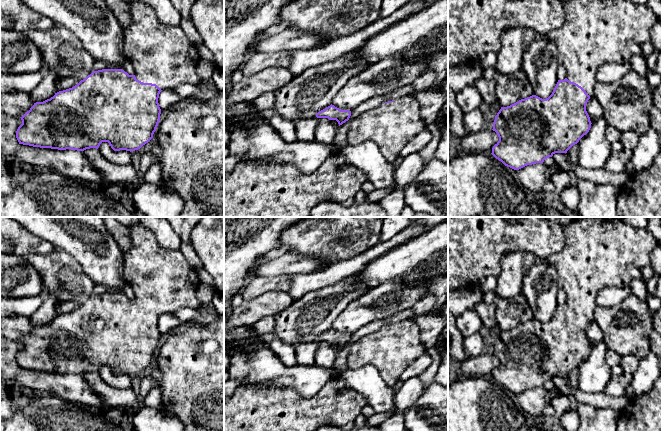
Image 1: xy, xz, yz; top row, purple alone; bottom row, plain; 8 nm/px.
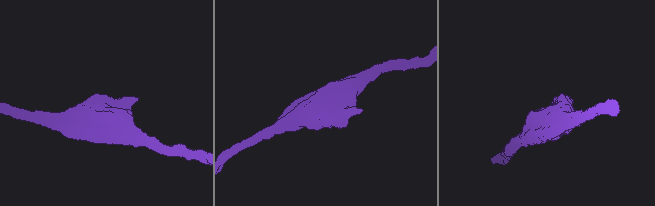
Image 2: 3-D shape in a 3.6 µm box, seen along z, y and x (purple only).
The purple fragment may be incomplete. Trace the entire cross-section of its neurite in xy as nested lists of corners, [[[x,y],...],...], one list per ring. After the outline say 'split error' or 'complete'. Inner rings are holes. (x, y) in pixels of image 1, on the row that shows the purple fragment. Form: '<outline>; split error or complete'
[[[135,0],[130,2],[130,5],[131,5],[131,23],[129,26],[125,27],[123,31],[123,50],[127,60],[132,63],[135,70],[135,74],[129,75],[122,69],[102,69],[98,71],[93,71],[90,75],[88,75],[85,79],[81,80],[74,87],[63,91],[59,91],[55,93],[53,97],[43,102],[34,103],[30,110],[27,111],[22,117],[20,117],[22,120],[22,124],[18,127],[16,131],[16,138],[19,144],[58,150],[71,149],[77,151],[84,151],[90,148],[98,149],[102,142],[108,142],[114,151],[120,150],[126,150],[130,152],[135,151],[140,149],[146,143],[148,143],[153,138],[153,134],[156,131],[156,128],[160,121],[161,114],[161,109],[158,103],[160,92],[165,89],[175,88],[181,84],[200,85],[202,83],[202,79],[197,74],[196,71],[197,62],[199,59],[197,48],[190,43],[189,39],[187,38],[182,28],[176,25],[163,24],[158,19],[154,9],[147,3],[144,3],[140,0]]]; split error

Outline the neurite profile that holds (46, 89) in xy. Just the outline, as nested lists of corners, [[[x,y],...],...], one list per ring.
[[[44,69],[44,76],[38,86],[30,92],[31,99],[36,102],[43,102],[53,97],[56,93],[56,83],[60,76],[53,70]]]

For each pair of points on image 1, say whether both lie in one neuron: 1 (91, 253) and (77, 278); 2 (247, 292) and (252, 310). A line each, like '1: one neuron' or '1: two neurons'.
1: two neurons
2: two neurons

